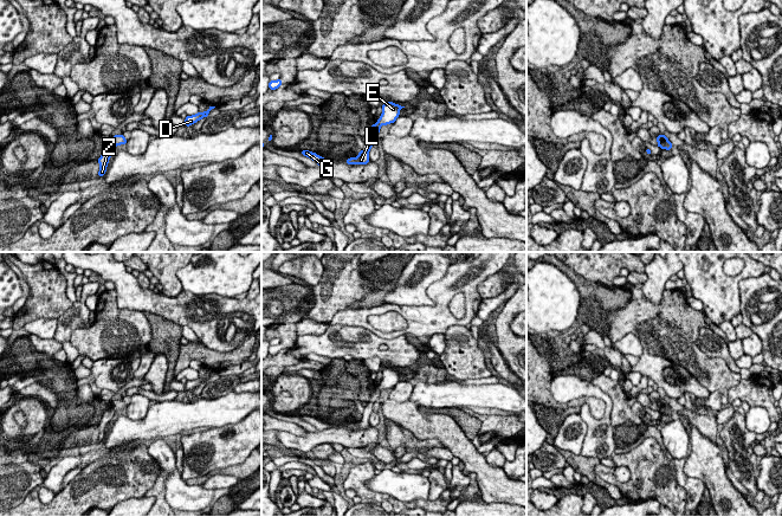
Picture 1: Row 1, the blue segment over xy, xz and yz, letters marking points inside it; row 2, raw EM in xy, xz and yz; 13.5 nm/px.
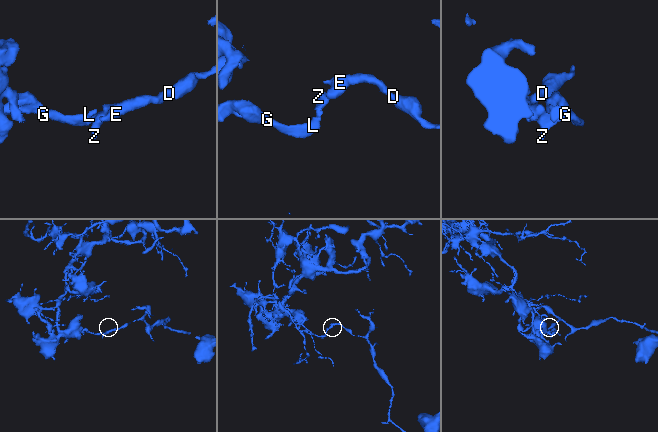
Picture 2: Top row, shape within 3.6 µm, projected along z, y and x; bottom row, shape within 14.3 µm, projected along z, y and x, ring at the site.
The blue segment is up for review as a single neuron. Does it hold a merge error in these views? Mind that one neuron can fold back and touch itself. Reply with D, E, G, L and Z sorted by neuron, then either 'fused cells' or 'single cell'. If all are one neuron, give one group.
D E / G L Z | fused cells

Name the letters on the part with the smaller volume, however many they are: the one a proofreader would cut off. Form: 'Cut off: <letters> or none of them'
Cut off: D, E

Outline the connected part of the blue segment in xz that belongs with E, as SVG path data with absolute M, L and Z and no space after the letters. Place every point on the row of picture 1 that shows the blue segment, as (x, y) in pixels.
M386 102L382 105L382 115L377 119L377 124L381 125L387 125L390 123L394 123L396 118L400 116L400 110L405 108L402 105L398 105L393 102Z

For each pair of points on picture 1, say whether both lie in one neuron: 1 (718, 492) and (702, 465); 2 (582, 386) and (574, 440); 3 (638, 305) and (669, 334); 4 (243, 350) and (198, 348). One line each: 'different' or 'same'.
1: same
2: different
3: same
4: same

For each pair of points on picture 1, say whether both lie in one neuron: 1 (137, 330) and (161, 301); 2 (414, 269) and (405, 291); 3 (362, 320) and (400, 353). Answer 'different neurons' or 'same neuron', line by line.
1: different neurons
2: same neuron
3: different neurons

